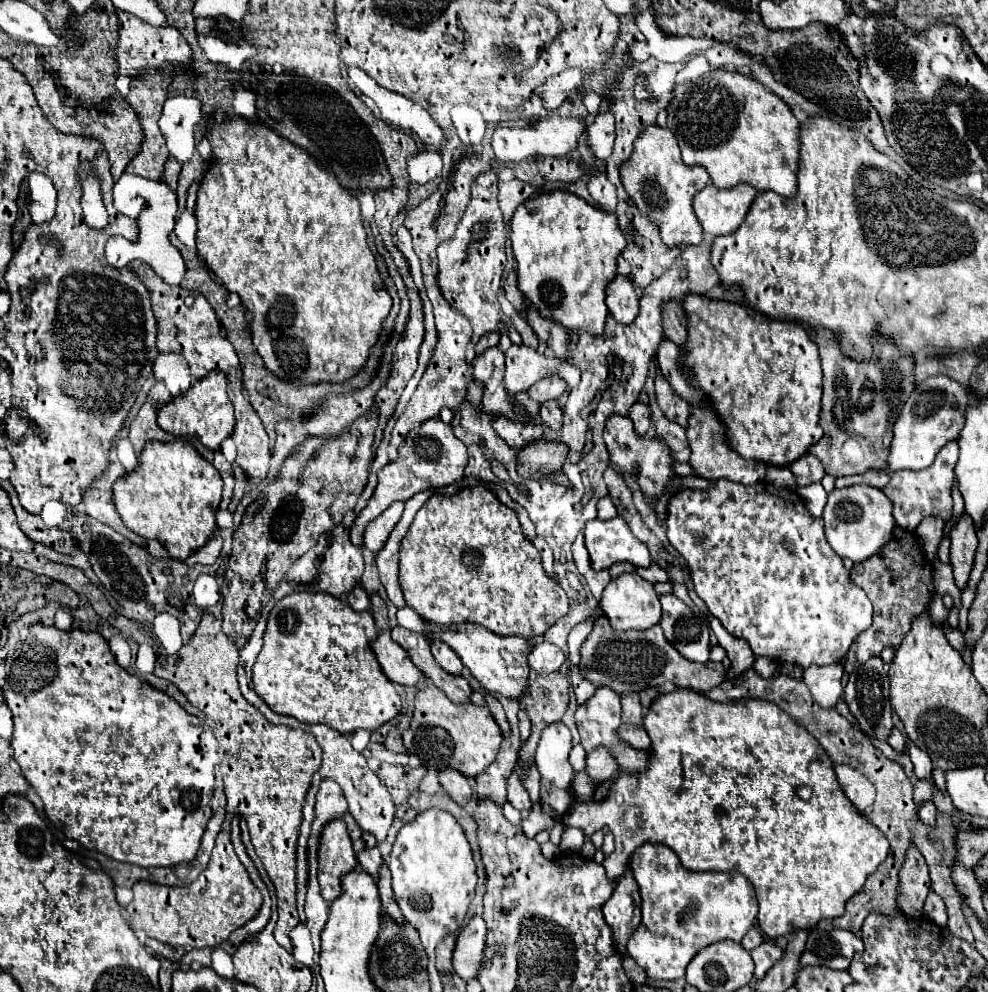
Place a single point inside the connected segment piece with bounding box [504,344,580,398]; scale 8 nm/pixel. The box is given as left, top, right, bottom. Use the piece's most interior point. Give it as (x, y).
(524, 366)

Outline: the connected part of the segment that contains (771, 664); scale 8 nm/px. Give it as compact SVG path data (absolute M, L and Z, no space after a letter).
M756 656L752 668L756 670L756 674L760 674L760 678L770 678L776 672L776 662L768 656Z

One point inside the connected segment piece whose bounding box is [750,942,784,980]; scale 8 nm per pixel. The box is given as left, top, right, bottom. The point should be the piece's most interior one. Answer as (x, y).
(767, 954)

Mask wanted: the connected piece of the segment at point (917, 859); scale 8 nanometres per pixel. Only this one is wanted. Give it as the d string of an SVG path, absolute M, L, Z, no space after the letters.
M910 846L906 862L900 870L900 898L902 912L910 918L922 918L922 906L930 888L930 876L926 860L916 846Z

